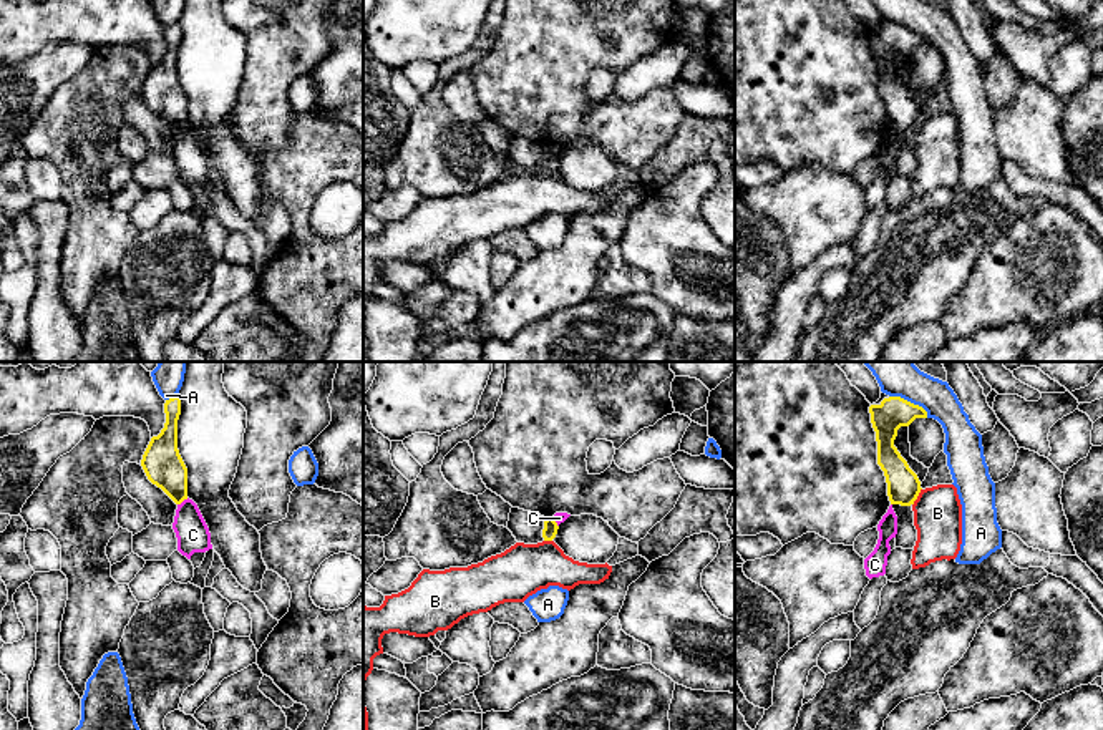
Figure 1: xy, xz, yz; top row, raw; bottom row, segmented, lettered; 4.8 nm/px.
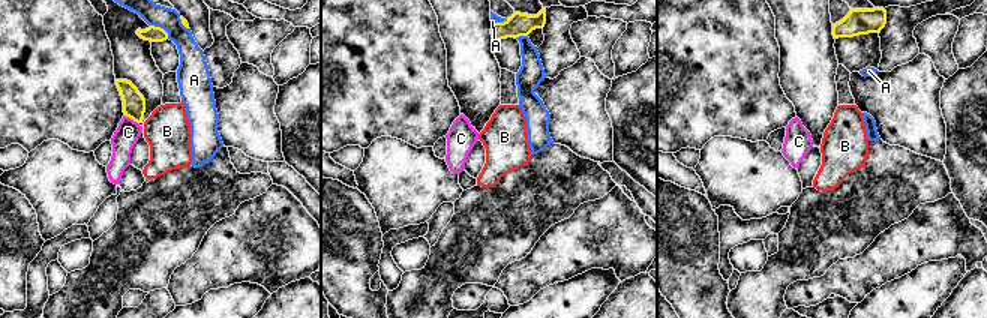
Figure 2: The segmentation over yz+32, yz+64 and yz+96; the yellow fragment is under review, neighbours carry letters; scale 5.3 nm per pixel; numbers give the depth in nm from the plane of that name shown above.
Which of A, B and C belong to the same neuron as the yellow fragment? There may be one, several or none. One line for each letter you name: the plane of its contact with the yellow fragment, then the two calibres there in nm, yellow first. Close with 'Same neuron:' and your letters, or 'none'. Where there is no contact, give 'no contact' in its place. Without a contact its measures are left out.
Same neuron: none

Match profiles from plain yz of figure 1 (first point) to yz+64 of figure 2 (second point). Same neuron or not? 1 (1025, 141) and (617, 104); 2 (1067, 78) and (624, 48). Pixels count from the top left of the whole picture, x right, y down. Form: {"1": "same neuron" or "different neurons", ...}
{"1": "different neurons", "2": "same neuron"}

